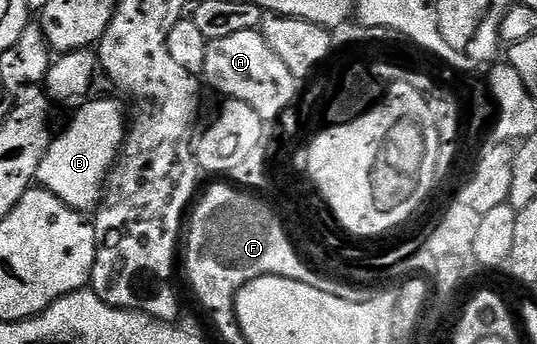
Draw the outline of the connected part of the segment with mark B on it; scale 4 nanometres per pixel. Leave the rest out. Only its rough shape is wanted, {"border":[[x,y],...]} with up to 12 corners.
{"border":[[115,99],[71,113],[36,175],[82,213],[101,203],[124,147]]}

